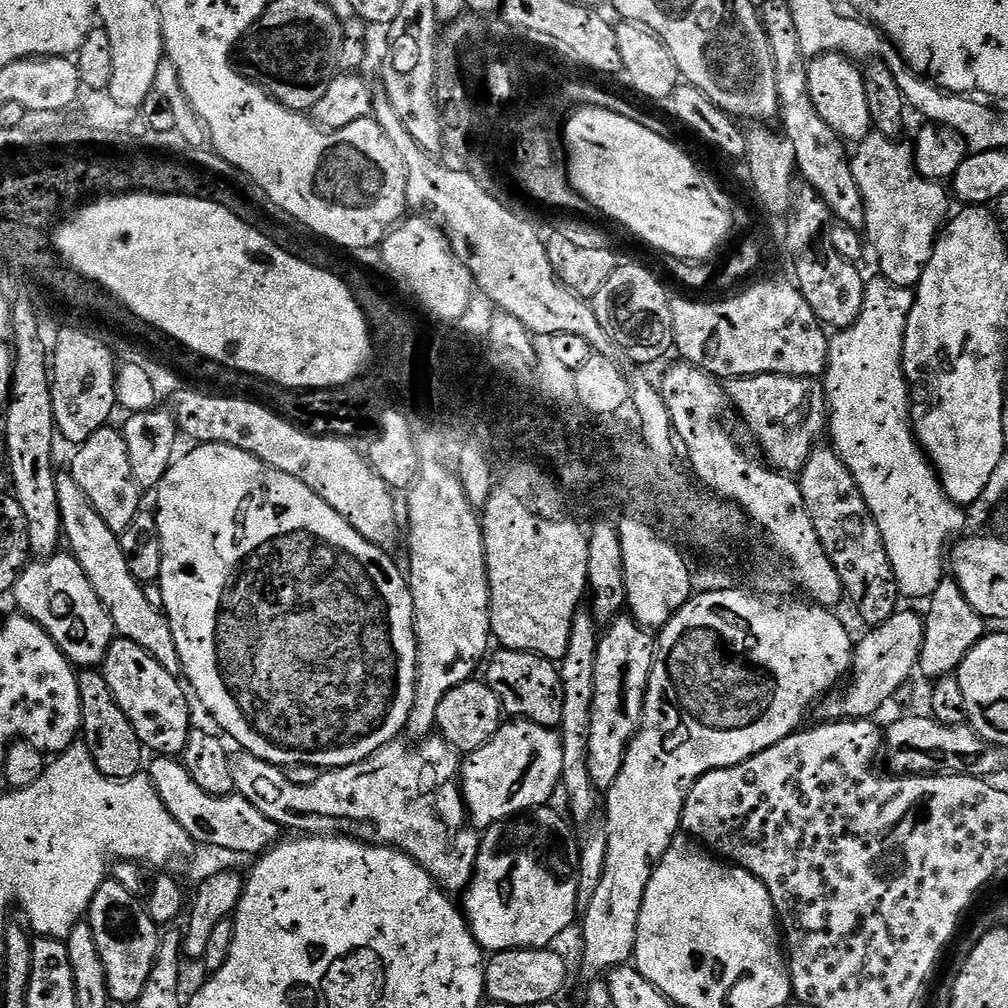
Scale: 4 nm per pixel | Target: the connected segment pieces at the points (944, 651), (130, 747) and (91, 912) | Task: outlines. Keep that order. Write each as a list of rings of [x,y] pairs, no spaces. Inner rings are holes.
[[[955,578],[938,582],[938,590],[934,590],[926,604],[929,608],[924,614],[923,648],[918,668],[929,680],[937,680],[955,673],[969,650],[986,634],[986,621],[970,602],[966,602],[966,594],[962,594]]]
[[[83,669],[77,673],[79,697],[82,698],[83,722],[81,733],[83,743],[90,750],[99,772],[111,780],[128,780],[139,775],[144,768],[146,749],[134,731],[134,726],[118,706],[103,673],[97,669]]]
[[[113,878],[105,879],[104,885],[94,894],[88,907],[87,924],[94,930],[94,940],[98,942],[98,952],[102,954],[102,966],[106,966],[108,993],[118,1005],[135,1005],[136,999],[154,970],[154,962],[160,945],[161,929],[151,920],[149,909],[126,885],[120,885]]]

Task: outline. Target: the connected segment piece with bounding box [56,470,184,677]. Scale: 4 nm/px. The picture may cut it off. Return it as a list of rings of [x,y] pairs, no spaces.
[[[60,470],[56,474],[58,486],[58,510],[62,510],[62,526],[67,551],[82,566],[86,578],[90,578],[90,586],[94,586],[94,594],[106,606],[110,618],[116,627],[116,636],[134,642],[155,658],[161,666],[166,666],[170,674],[179,677],[184,671],[182,658],[178,656],[178,645],[174,642],[174,634],[170,630],[168,617],[157,605],[151,604],[144,593],[144,585],[130,574],[130,566],[126,566],[126,554],[122,554],[120,537],[94,510],[90,498],[86,498],[86,490],[74,482],[67,471]]]

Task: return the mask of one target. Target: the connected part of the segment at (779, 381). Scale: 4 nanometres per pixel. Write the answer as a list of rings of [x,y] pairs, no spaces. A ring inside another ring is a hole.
[[[758,374],[757,376],[738,376],[729,379],[726,384],[732,407],[744,419],[746,427],[752,431],[754,439],[764,451],[763,459],[771,467],[789,474],[799,474],[806,466],[812,449],[817,447],[820,435],[825,435],[826,421],[829,419],[828,398],[824,394],[824,385],[811,376],[779,376],[778,374]]]

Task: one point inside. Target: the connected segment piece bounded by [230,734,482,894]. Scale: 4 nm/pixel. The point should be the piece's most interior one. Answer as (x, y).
(411, 799)

